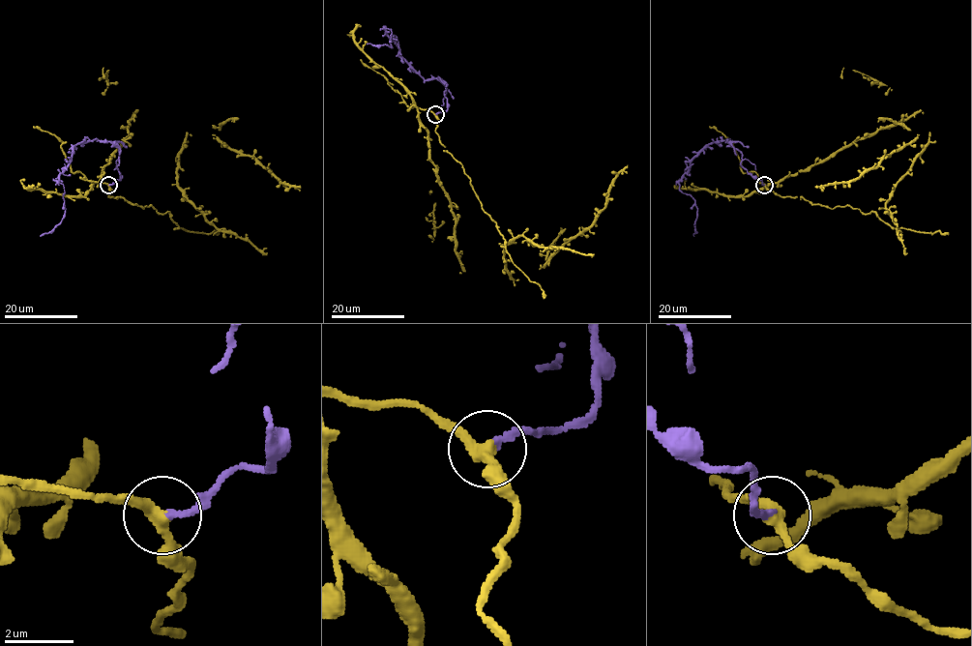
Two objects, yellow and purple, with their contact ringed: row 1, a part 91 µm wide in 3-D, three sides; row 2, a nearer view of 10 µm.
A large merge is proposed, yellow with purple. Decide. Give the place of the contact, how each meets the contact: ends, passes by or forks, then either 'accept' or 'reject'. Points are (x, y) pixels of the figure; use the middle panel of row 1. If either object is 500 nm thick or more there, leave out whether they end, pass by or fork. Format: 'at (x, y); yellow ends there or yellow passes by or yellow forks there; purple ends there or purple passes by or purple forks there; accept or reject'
at (435, 114); yellow passes by; purple ends there; reject

